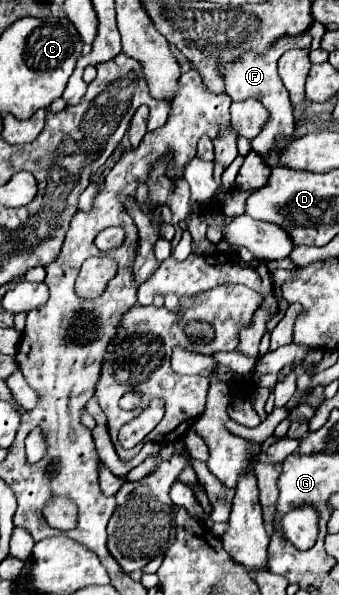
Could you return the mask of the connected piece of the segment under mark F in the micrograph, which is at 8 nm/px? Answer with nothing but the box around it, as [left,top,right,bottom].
[222,33,310,161]

